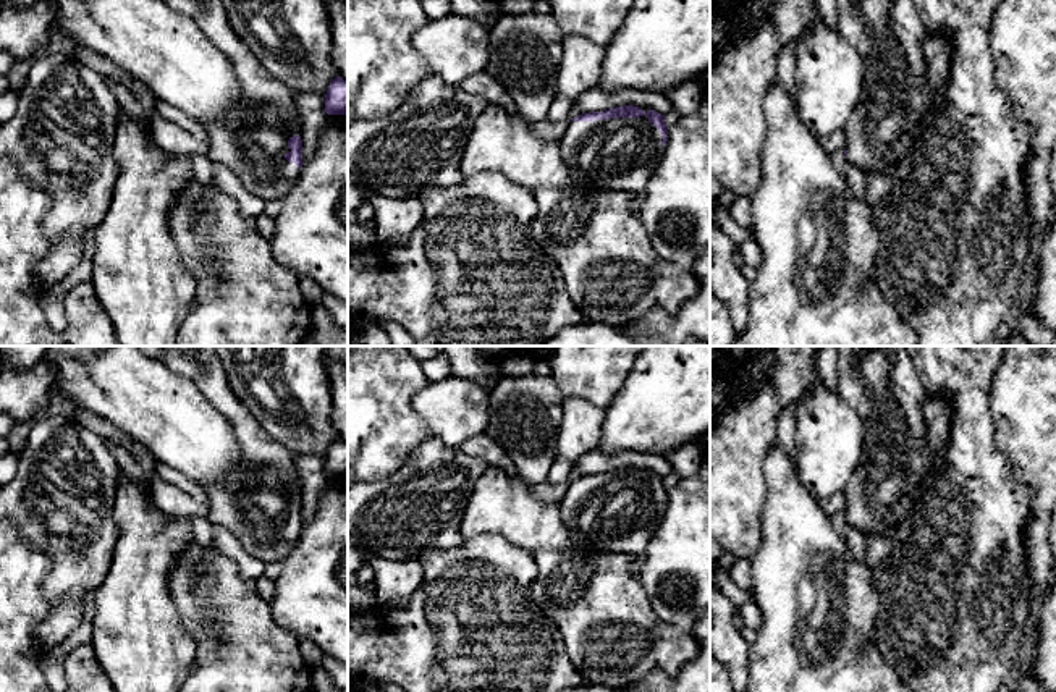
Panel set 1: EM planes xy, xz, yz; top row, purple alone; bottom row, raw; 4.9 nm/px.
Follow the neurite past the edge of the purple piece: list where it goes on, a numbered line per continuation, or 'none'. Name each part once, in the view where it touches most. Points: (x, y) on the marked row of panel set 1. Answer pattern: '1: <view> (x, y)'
1: xz (621, 154)

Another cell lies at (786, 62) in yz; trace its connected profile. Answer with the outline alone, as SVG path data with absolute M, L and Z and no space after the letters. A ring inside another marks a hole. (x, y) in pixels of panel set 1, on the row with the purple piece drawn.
M802 40L796 44L788 44L779 57L778 57L778 68L776 68L776 81L789 92L791 99L796 102L797 97L797 86L796 86L796 52Z

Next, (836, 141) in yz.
M844 129L834 131L830 136L825 136L820 142L820 147L831 155L836 150L844 150L847 144L847 137Z

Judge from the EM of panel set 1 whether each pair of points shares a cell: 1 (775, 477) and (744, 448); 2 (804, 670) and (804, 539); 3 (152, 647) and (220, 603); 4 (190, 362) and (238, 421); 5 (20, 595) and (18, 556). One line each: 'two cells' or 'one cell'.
1: two cells
2: one cell
3: two cells
4: one cell
5: one cell

